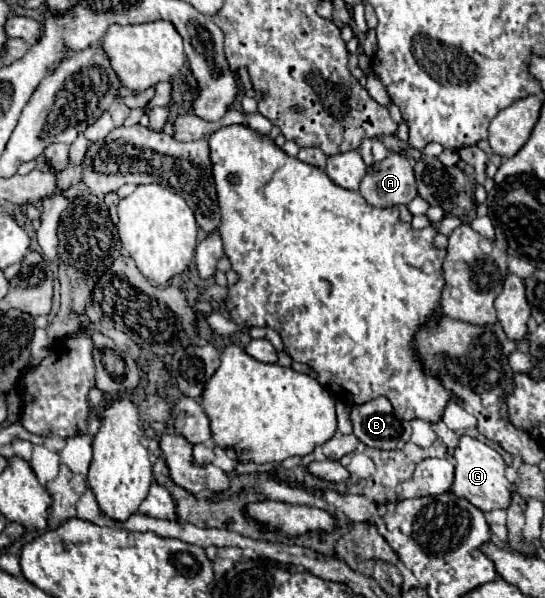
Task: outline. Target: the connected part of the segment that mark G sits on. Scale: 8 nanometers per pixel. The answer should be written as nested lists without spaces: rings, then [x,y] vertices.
[[[461,436],[455,448],[453,460],[455,460],[455,480],[453,480],[451,492],[455,496],[469,500],[473,506],[481,508],[483,512],[489,512],[495,508],[501,508],[501,510],[509,508],[511,482],[505,478],[505,462],[497,450],[493,450],[485,442],[479,442],[477,438]]]

